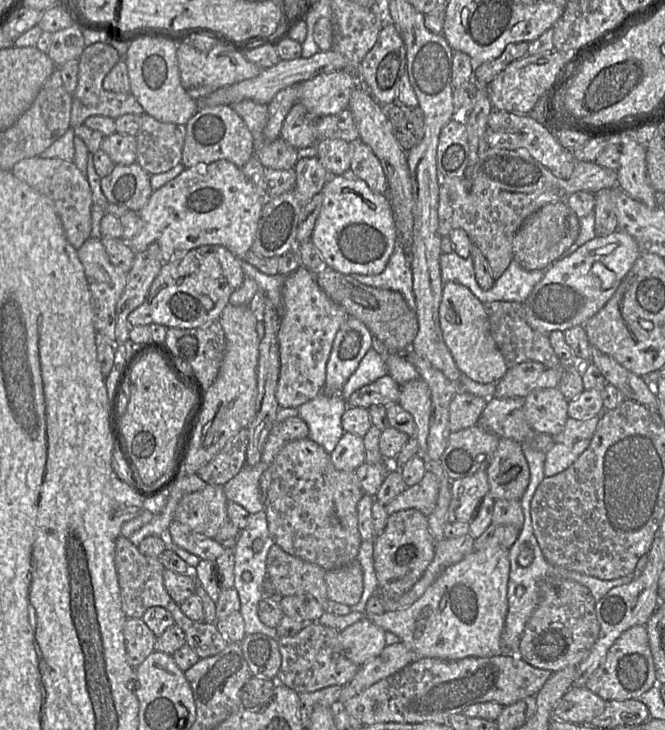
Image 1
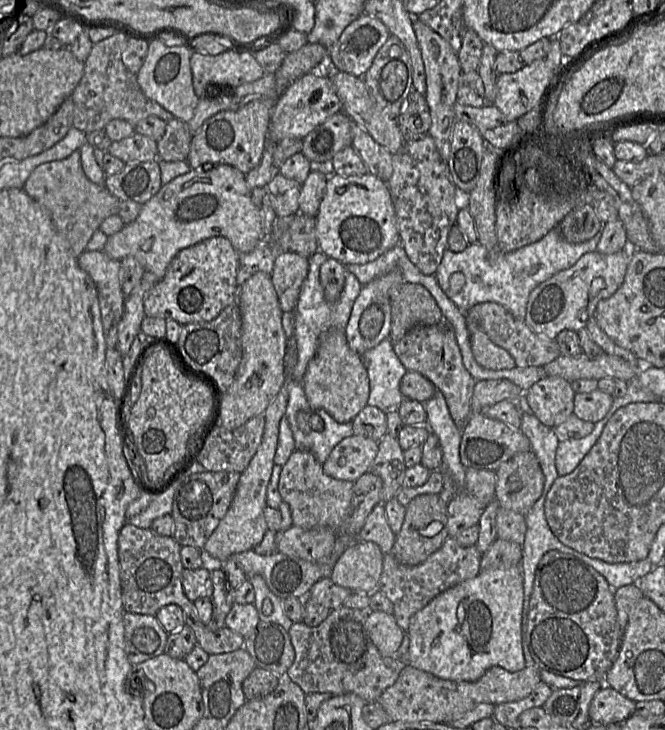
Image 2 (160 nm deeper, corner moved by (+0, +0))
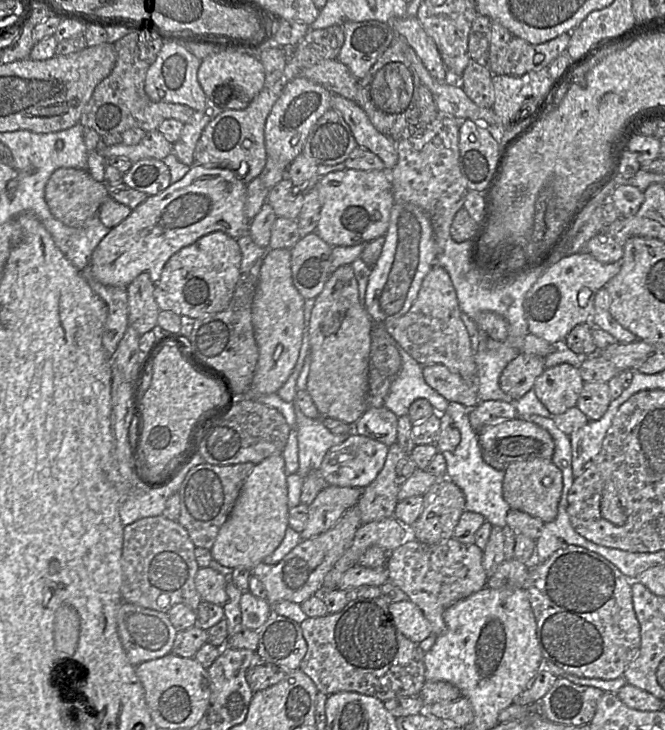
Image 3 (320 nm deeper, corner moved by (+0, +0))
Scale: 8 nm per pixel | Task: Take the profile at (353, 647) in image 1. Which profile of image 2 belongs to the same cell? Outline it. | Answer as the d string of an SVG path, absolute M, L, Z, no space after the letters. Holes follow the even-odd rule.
M369 611L366 630L383 657L393 657L405 636L405 632L397 625L394 616L381 611Z

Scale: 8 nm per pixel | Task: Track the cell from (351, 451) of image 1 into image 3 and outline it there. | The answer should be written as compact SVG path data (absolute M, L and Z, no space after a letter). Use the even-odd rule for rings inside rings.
M353 432L342 443L331 447L320 465L319 473L328 485L366 488L384 466L389 447L379 441Z

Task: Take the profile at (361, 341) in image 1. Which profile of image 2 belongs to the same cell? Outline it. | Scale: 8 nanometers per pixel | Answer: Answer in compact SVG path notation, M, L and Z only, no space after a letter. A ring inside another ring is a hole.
M393 270L362 286L344 329L351 350L362 356L365 352L371 350L389 337L391 331L390 290L403 283L406 282L403 280L402 273L399 270Z

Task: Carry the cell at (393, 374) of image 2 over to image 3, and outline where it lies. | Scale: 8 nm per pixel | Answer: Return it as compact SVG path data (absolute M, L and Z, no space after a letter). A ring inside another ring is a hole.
M399 344L398 351L401 356L401 368L389 387L384 407L397 417L406 416L415 400L426 399L433 406L435 413L441 415L446 411L449 402L426 383L423 366L407 354Z

